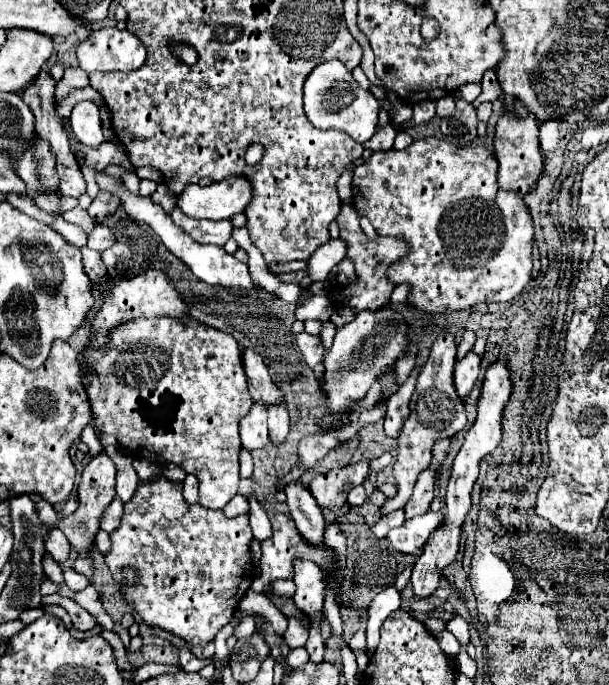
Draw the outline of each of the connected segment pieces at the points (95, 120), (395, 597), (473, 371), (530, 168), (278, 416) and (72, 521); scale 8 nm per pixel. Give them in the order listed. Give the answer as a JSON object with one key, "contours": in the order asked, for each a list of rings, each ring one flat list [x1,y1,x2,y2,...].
{"contours":[[[79,102,71,112,71,128,81,144,89,148,97,148,105,142,103,130,101,130,101,118,99,108,93,102]],[[389,586,385,588,381,594,377,594,369,608,367,608,367,614,369,614,369,620,367,620,367,644,365,644,365,652,371,652,377,648,379,644,379,628,381,624,385,622,385,618,399,608,399,602,401,602,401,596,399,592]],[[469,352,463,360,455,364,455,388,461,400,467,400,471,388,475,386,479,376,479,364,481,364,481,358,475,352]],[[517,108,517,118,505,110,505,114,499,118,497,128,495,128,495,154,499,160,499,186,503,190,515,192,519,196,525,196,535,182,539,180,543,172,543,160,541,160,541,150,539,150,539,128,535,116,531,116,525,108]],[[285,404,269,408,269,438,275,446,283,444,289,434,289,414]],[[103,452,99,456,95,456,87,468,83,470,81,474,81,484,79,484,79,508,67,516,67,518,61,518,57,522,57,516,55,516,55,510,53,506,47,502,47,500,41,500,37,502,37,512,39,516,45,520,45,522,53,522,65,536,67,540,71,542,73,550,77,550,77,560,73,564,73,568,83,574,87,580,93,580,93,574,95,574,95,568,93,568,93,558,91,558,91,550,93,550,93,542,95,542,95,536,99,532,99,524,101,524,101,514,105,512,105,508,111,504,111,500,115,498,115,474,117,474,117,468,115,464,111,462,111,458]]]}

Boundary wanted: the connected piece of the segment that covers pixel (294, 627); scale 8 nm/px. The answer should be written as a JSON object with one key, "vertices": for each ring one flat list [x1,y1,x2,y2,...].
{"vertices":[[289,618,289,628,287,628,287,632,283,634,285,644,287,644,289,648,299,648,299,646,305,646,307,638,309,638,309,632,301,626,301,622,295,620,295,618]]}

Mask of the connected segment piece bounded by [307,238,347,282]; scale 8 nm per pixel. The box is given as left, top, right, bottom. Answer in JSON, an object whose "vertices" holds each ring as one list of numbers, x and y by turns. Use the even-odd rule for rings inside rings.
{"vertices":[[339,238,337,240,329,240,319,250,315,250,315,254,311,254,311,258,307,260,309,278,313,282,327,280,331,268,345,258,345,250,347,250,345,248,345,242,341,242]]}

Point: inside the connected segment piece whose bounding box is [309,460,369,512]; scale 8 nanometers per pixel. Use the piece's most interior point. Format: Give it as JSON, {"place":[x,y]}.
{"place":[330,490]}

